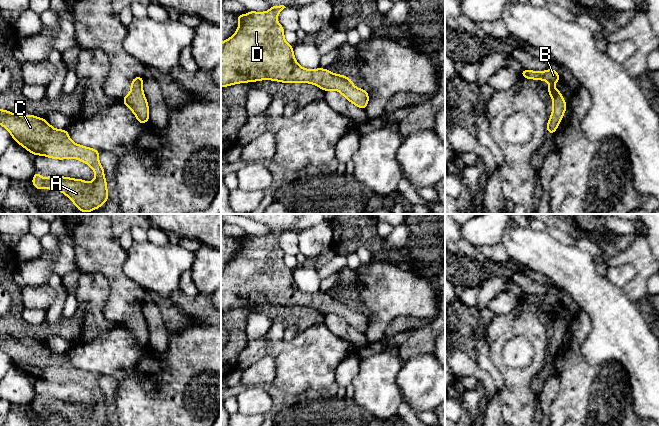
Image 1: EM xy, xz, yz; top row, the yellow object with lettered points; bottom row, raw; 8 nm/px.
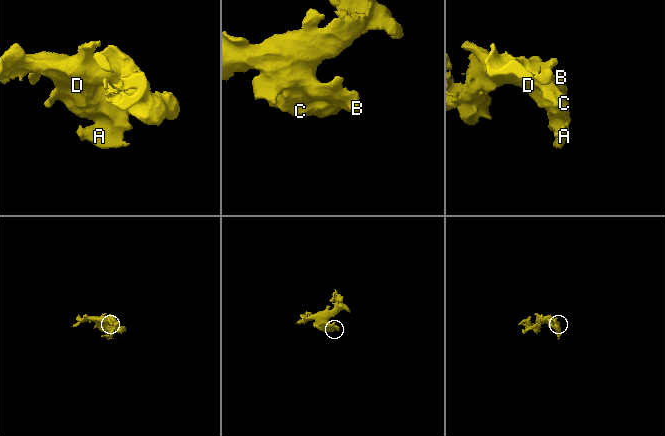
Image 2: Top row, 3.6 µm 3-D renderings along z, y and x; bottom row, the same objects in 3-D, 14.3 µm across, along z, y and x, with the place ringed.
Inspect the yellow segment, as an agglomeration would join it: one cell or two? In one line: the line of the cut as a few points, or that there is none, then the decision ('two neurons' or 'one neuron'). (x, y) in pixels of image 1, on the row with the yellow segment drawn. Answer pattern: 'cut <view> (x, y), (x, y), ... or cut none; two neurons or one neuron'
cut none; one neuron

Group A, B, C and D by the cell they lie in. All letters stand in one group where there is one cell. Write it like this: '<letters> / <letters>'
A B C D

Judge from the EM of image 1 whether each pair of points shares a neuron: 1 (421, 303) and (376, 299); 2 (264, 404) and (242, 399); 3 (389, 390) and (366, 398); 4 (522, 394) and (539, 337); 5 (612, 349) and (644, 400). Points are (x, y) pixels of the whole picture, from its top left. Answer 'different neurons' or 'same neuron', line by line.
1: same neuron
2: same neuron
3: same neuron
4: same neuron
5: same neuron

